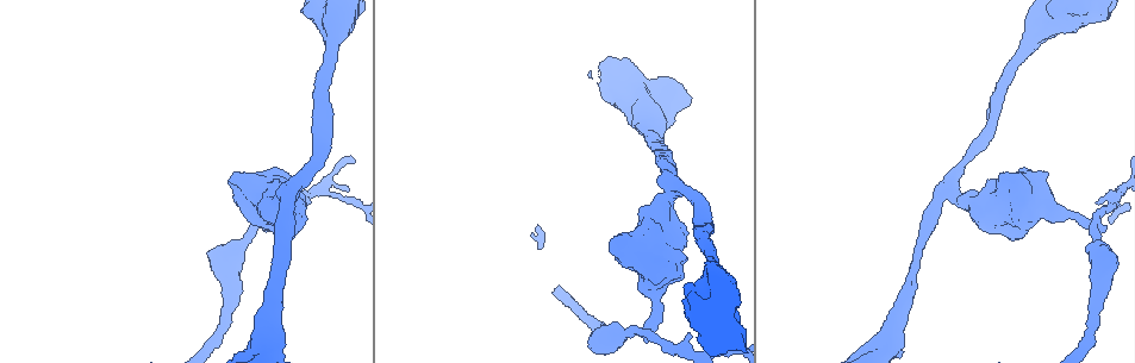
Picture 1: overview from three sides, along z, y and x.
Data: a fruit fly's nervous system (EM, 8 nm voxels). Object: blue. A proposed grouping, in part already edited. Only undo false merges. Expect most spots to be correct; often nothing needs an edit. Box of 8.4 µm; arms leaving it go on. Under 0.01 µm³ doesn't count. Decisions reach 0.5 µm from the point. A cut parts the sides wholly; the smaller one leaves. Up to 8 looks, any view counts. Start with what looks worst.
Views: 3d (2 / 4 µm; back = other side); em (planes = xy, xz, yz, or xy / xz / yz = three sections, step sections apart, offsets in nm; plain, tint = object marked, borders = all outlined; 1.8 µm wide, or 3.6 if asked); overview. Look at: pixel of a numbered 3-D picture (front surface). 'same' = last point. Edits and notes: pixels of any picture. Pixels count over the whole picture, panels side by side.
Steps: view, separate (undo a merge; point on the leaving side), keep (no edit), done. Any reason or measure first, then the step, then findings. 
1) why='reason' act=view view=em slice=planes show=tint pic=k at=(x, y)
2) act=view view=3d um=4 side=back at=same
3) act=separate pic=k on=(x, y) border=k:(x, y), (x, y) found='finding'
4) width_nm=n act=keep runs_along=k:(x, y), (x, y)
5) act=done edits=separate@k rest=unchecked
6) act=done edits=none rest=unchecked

why='thick turns thin' act=view view=em slice=xy step=16 show=tint pic=1 at=(292, 191)

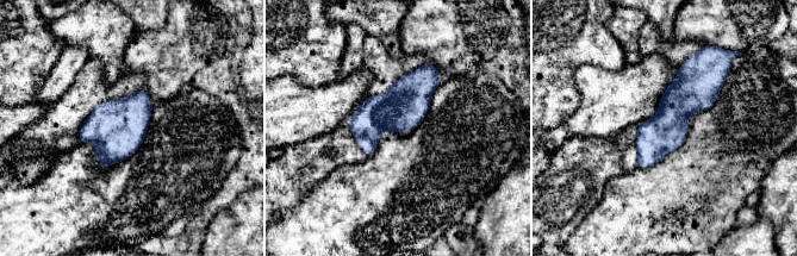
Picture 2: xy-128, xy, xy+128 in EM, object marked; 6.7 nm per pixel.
act=keep runs_along=2:(709, 72), (640, 164) found='all the same neuron'

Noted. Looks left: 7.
why='calibre changes' act=view view=em slice=yz step=16 show=tint pic=1 at=(1035, 30)

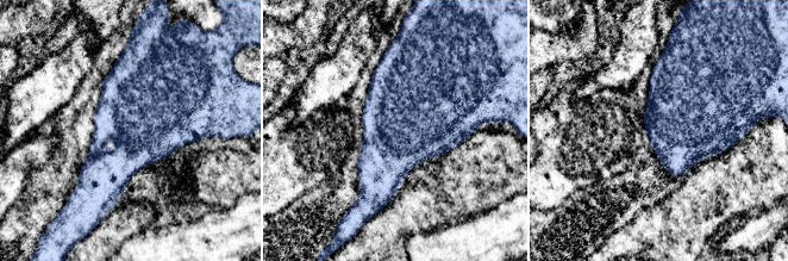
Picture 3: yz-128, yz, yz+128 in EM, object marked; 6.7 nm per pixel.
act=keep found='all the same neuron'

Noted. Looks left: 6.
why='abrupt turn' act=view view=em slice=planes show=borders pic=1 at=(1092, 222)

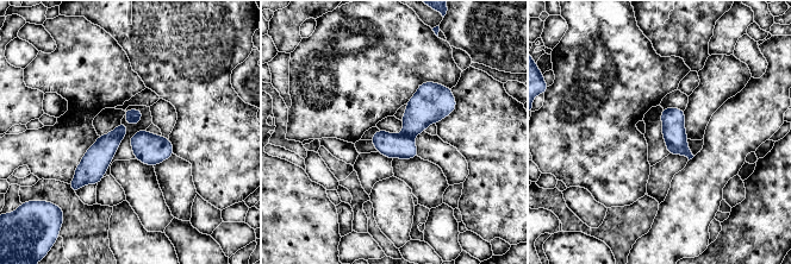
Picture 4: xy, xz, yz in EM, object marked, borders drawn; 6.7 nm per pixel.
act=separate pic=4 on=(673, 119) border=4:(686, 143), (681, 148), (667, 145) found='two neurons meet here'

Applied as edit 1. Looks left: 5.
act=done edits=separate@4 rest=unchecked

